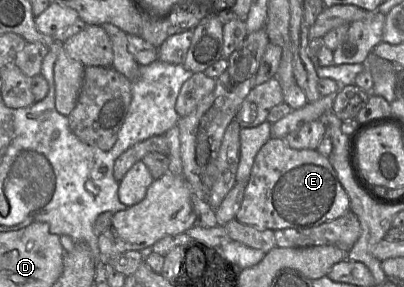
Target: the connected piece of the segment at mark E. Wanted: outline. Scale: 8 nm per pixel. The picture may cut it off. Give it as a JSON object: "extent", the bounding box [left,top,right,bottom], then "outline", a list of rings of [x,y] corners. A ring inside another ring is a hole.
{"extent":[236,138,350,230],"outline":[[[270,138],[256,155],[236,220],[259,230],[309,228],[334,220],[350,211],[349,197],[328,157],[317,150],[293,149],[284,139]]]}

